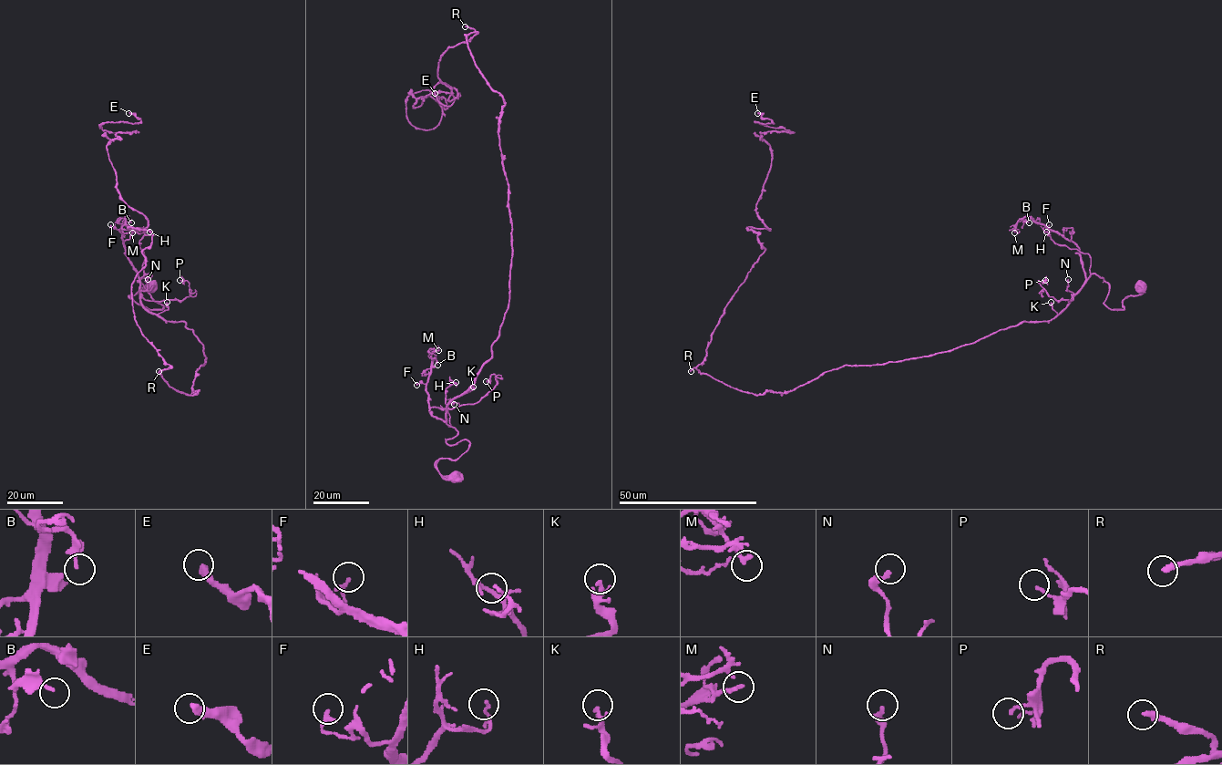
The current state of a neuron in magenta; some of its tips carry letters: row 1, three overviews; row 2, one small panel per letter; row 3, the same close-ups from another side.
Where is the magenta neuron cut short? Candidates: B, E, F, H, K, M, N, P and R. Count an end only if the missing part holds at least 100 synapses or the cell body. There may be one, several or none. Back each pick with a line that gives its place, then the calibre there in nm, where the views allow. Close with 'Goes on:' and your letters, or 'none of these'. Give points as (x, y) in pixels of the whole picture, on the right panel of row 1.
R: place (691, 371); calibre 280 nm
Goes on: R

